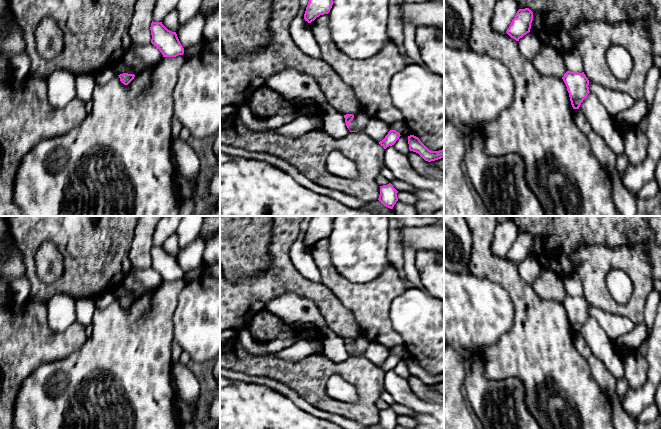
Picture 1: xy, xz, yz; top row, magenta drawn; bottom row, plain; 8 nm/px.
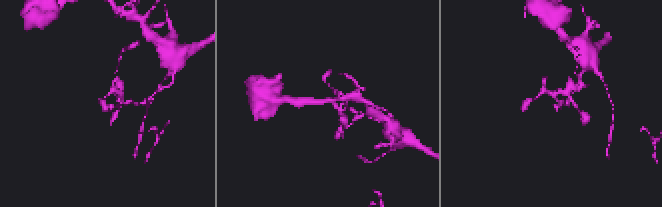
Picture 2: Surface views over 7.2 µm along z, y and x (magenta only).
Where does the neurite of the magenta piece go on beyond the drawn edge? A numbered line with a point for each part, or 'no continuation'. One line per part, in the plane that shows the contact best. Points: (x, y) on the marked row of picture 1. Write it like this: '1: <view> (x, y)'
no continuation

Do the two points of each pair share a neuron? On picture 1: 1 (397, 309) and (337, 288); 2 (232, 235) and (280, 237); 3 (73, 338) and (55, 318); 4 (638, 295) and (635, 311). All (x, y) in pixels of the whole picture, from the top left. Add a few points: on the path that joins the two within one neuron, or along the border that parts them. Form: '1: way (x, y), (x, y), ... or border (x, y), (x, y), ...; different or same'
1: border (405, 289), (390, 307), (395, 330); different
2: border (272, 226), (272, 238), (269, 245), (271, 261); different
3: border (47, 315), (51, 330), (68, 328); different
4: way (637, 299), (635, 307); same

